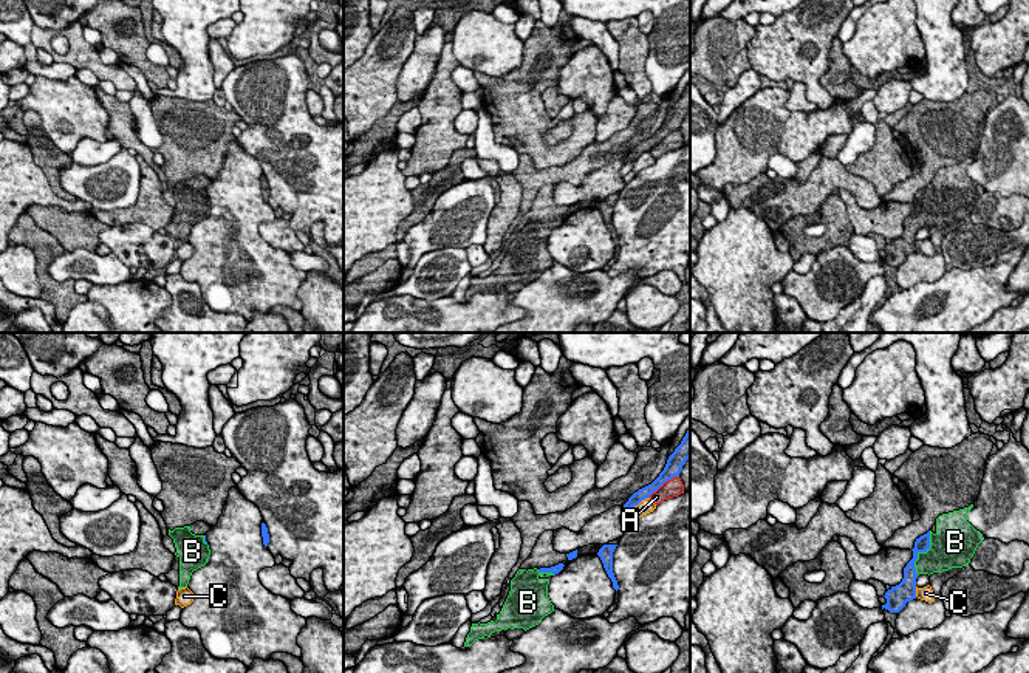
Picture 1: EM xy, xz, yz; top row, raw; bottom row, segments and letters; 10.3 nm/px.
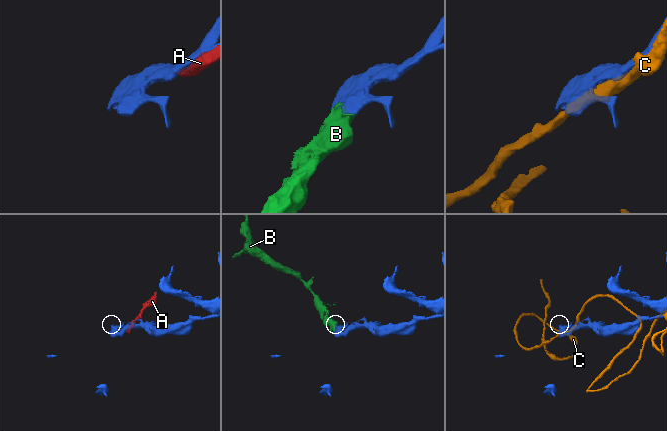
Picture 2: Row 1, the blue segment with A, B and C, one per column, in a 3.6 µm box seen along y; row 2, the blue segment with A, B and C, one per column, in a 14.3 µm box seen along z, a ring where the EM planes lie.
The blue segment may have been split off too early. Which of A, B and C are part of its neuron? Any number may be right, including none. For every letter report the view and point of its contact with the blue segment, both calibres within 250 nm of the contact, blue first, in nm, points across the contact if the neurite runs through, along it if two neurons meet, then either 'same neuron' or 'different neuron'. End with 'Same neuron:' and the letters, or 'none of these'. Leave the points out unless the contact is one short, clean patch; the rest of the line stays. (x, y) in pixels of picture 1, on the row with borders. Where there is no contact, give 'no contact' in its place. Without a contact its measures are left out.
A: xz (663, 483) | 170/190 nm | different neuron
B: yz (921, 551) | 160/340 nm | same neuron
C: xz (641, 500) | 120/160 nm | different neuron
Same neuron: B

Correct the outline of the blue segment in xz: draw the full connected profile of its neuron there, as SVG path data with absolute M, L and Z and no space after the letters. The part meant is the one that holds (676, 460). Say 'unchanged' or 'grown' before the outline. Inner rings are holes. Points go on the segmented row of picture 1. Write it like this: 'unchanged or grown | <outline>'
unchanged | M690 429L687 430L681 444L668 456L667 464L664 470L659 473L659 477L651 484L634 492L624 504L624 511L638 506L642 500L650 498L650 495L656 492L665 481L672 480L673 477L679 477L682 466L689 458L690 458Z

